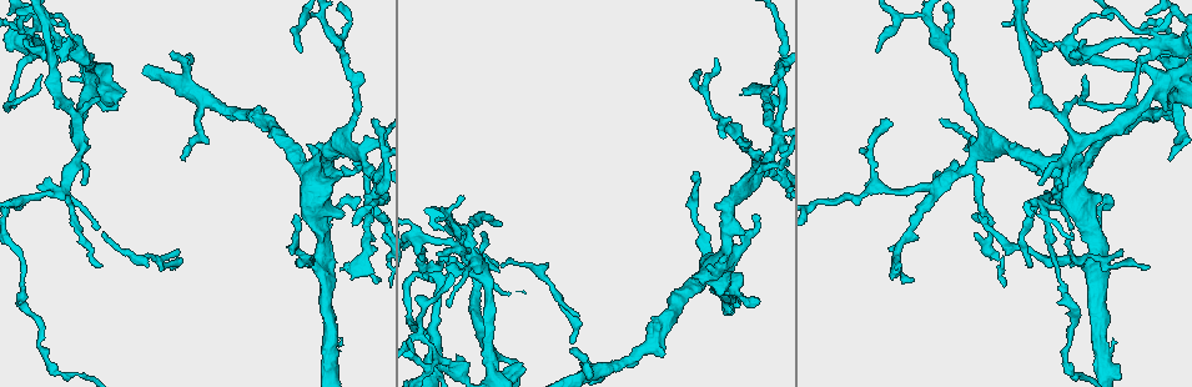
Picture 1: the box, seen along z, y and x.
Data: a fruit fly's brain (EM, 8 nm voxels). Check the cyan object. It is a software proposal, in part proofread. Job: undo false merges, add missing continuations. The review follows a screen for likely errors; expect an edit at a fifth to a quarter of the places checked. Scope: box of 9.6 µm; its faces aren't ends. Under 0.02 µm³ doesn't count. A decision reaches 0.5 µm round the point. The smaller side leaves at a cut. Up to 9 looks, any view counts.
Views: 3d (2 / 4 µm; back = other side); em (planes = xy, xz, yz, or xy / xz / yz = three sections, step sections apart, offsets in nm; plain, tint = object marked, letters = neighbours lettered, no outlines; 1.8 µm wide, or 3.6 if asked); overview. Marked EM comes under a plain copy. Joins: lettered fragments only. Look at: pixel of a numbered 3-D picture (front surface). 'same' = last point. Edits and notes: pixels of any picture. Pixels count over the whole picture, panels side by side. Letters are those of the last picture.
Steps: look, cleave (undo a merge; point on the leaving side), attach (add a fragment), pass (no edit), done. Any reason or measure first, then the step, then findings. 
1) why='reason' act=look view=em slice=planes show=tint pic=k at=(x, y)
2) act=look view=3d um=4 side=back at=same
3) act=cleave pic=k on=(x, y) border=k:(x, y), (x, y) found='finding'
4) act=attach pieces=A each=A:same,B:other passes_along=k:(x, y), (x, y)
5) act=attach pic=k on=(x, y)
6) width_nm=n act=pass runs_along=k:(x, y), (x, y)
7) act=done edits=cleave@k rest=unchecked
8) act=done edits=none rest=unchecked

why='free end' act=look view=3d um=4 pic=1 at=(461, 197)

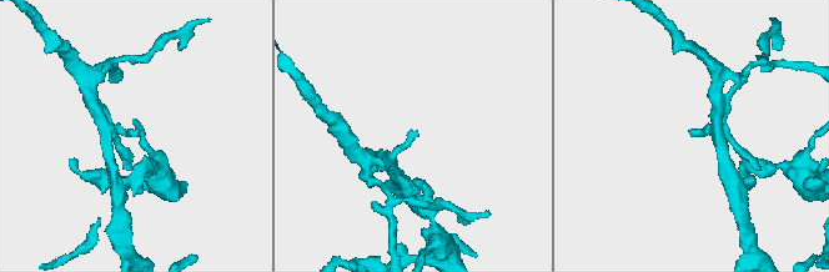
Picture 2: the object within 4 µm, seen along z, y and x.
why='need the tissue' act=look view=em slice=planes show=tint pic=2 at=(689, 131)

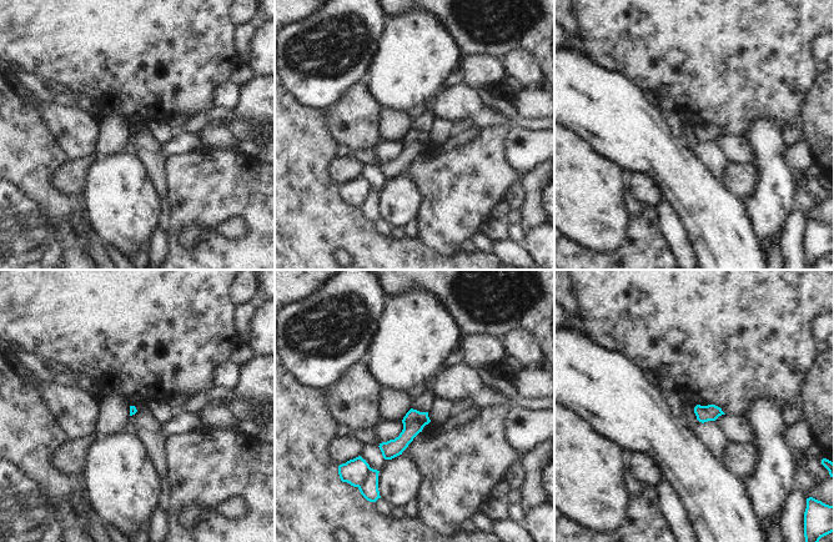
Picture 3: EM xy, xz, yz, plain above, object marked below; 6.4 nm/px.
act=look view=em slice=planes show=letters at=same

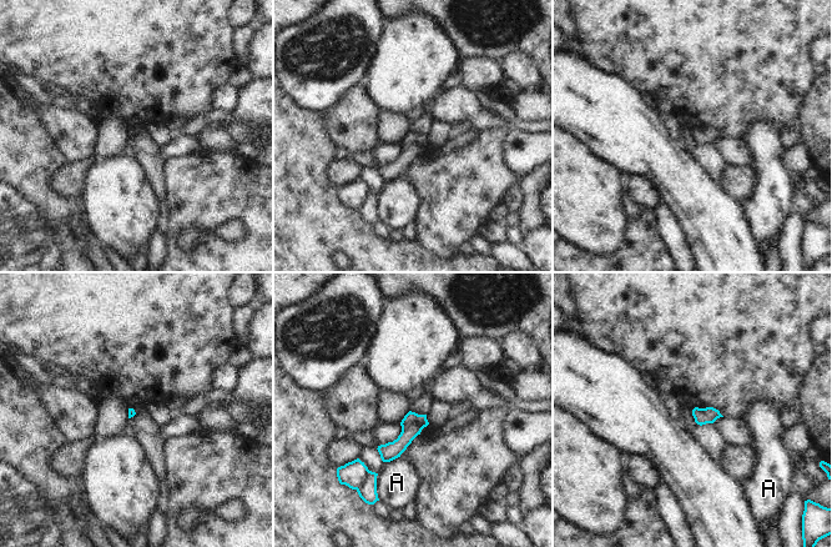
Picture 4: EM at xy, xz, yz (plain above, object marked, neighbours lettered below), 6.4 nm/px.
longest_contact=A:120nm act=cleave pic=4 on=(367, 491) each=A:other found='two neurons meet here'

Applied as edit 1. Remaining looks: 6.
act=look view=overview

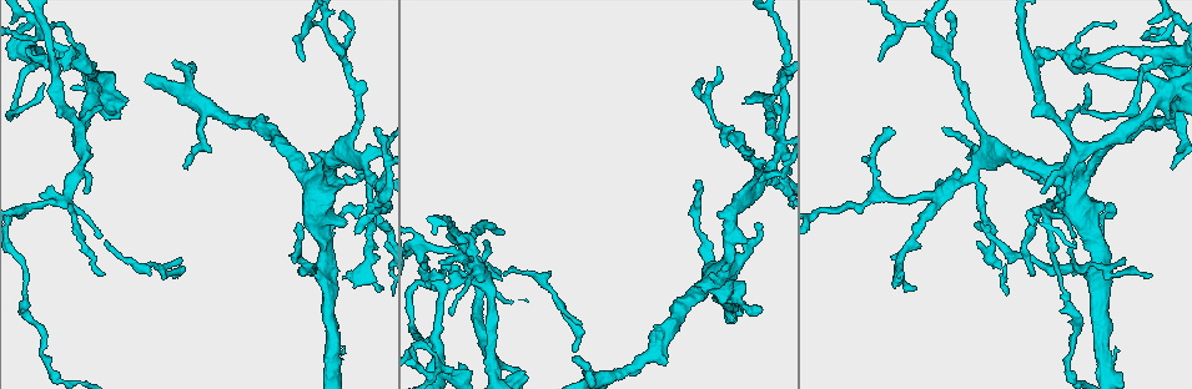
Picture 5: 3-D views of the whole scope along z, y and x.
why='closes a loop' act=look view=em um=3.6 slice=xz step=16 show=tint pic=5 at=(48, 61)

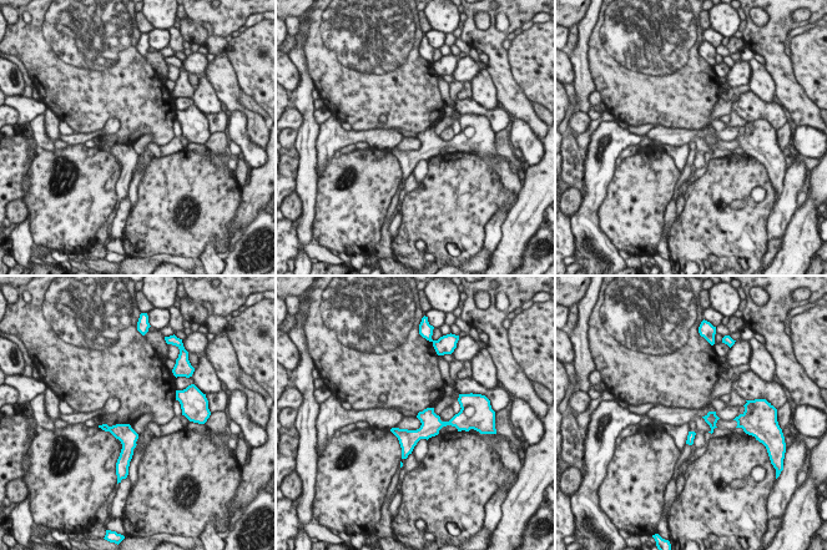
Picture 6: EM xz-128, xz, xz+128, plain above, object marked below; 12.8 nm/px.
act=look view=em um=3.6 slice=planes show=tint at=same

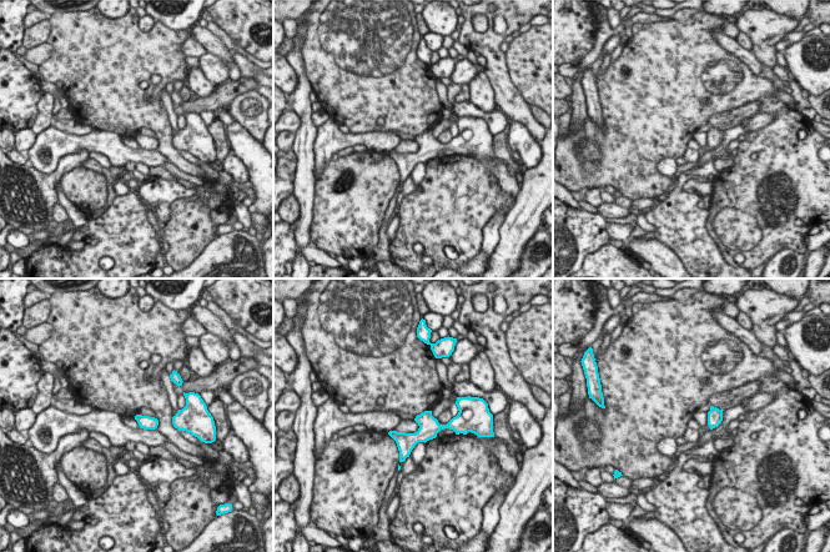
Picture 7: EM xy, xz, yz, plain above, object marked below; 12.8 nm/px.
why='what lies round it' act=look view=em um=3.6 slice=planes show=letters at=same

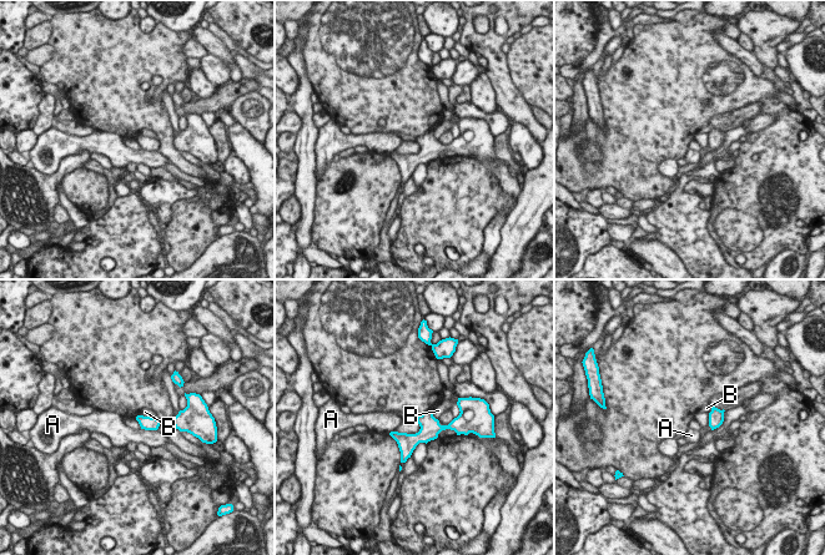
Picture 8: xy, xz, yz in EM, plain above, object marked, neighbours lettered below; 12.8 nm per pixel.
act=pass each=A:other,B:other border=8:(140, 414), (157, 419) found='all the same neuron'

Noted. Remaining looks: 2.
why='small branch off a trunk' act=look view=em um=3.6 slice=planes show=letters pic=5 at=(1174, 89)

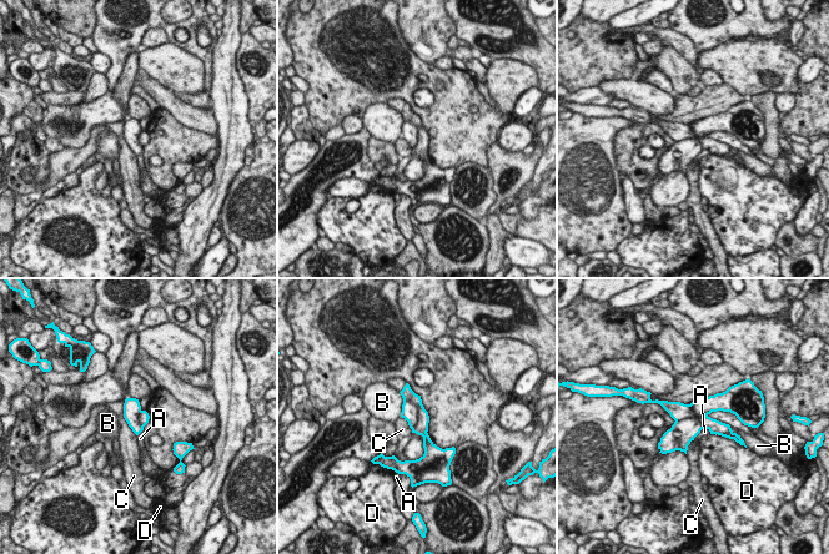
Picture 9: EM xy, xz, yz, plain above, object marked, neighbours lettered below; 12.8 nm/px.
act=cleave pic=9 on=(678, 411) each=A:other,B:other,C:other,D:other part_leaving=9:(666, 404), (691, 413), (728, 434) found='two neurons meet here'

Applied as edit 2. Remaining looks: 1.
act=done edits=cleave@4,cleave@9 rest=unchecked

